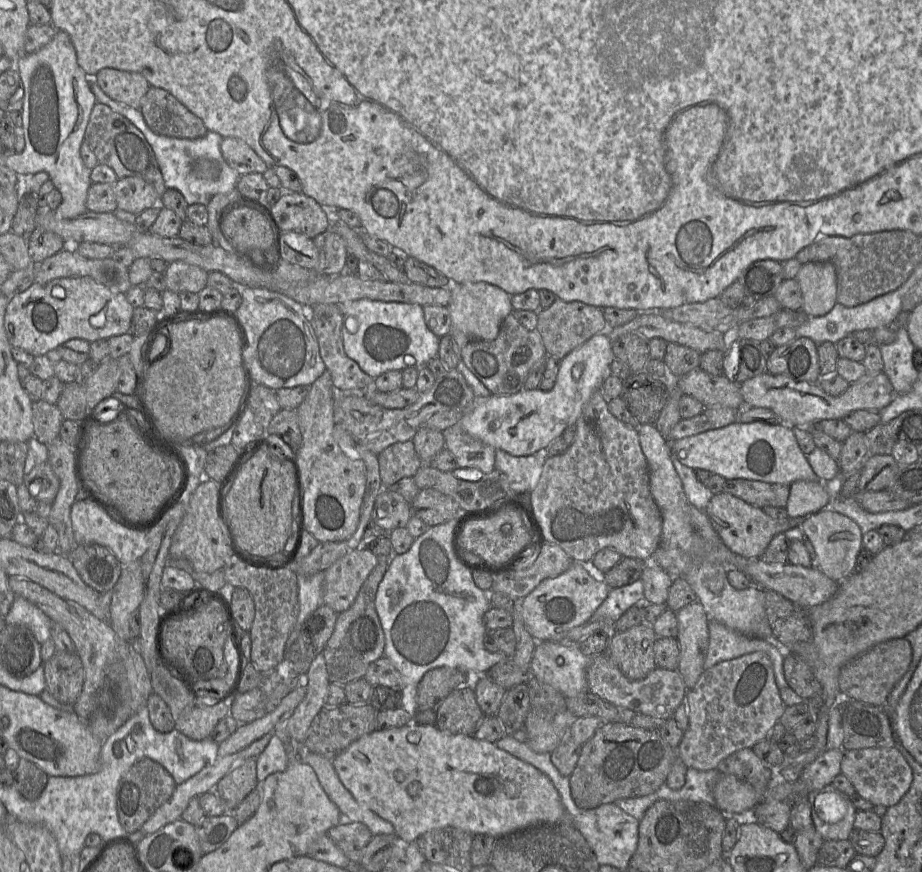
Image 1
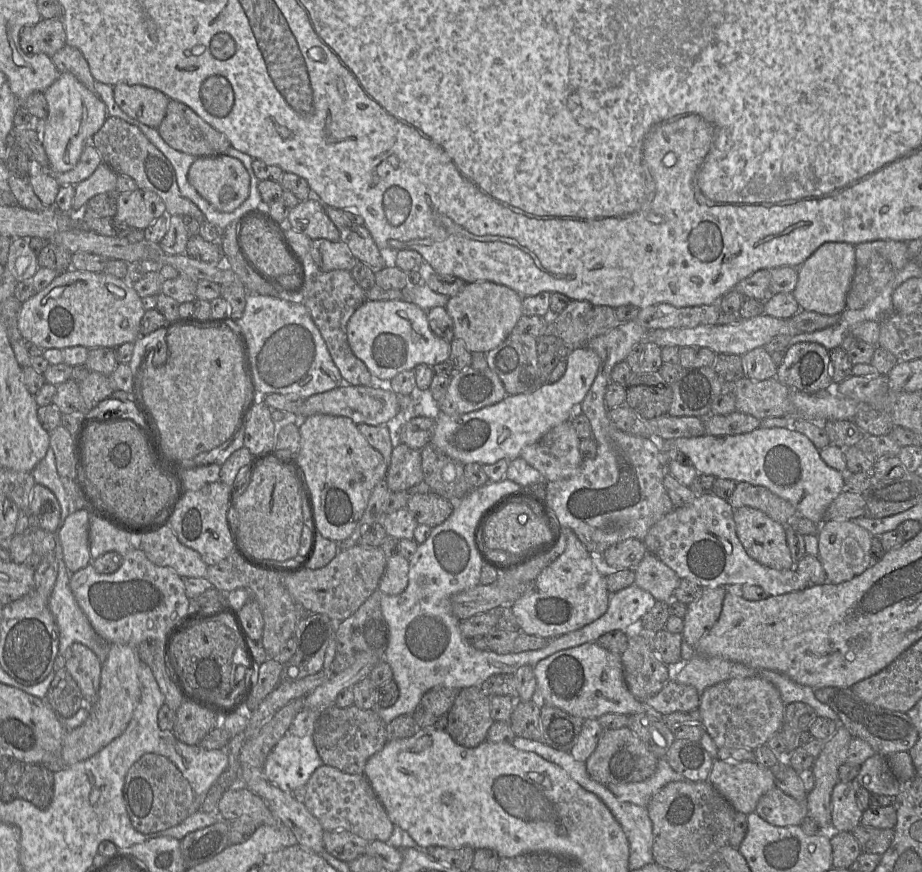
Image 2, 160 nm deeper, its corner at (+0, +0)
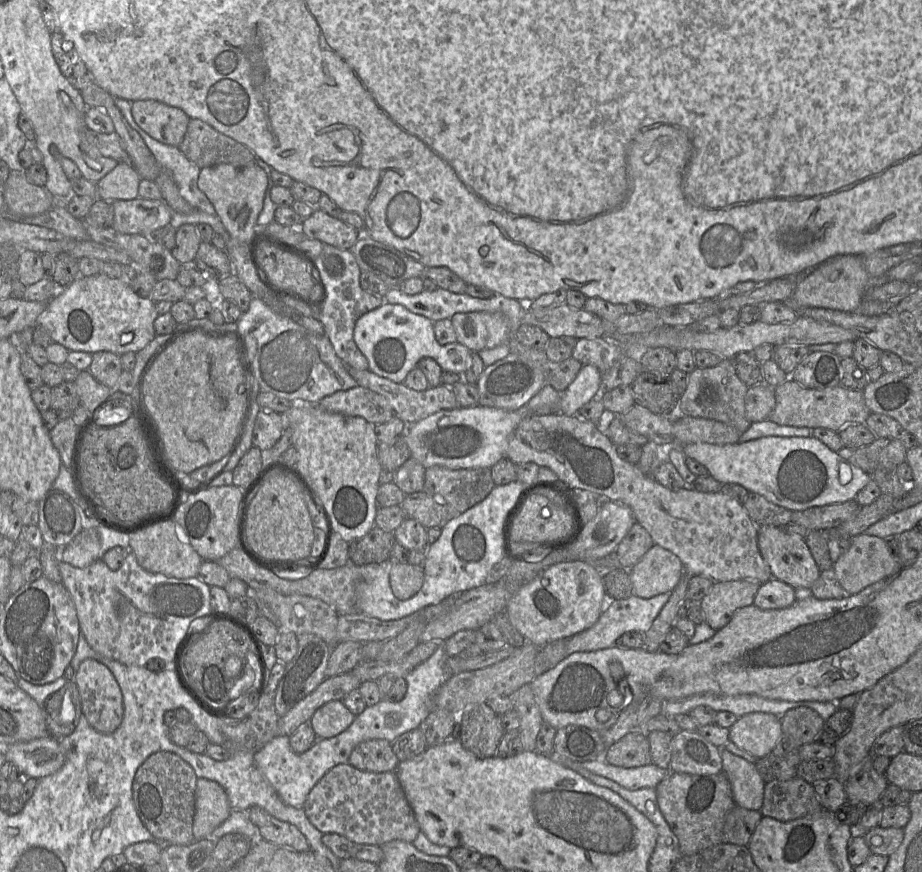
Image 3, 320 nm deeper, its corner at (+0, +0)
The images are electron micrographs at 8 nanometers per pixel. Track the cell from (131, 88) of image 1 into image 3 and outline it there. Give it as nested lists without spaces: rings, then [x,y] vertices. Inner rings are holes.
[[[154,99],[132,101],[131,112],[140,128],[154,139],[175,147],[182,142],[190,120],[183,110]]]

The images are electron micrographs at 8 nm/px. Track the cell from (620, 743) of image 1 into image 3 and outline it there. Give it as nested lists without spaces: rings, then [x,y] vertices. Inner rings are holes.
[[[630,731],[607,749],[606,761],[613,766],[623,768],[651,764],[652,758],[647,736],[639,731]]]

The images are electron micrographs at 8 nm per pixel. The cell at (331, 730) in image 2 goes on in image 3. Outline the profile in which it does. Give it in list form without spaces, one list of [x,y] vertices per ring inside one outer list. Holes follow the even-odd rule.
[[[372,739],[358,744],[351,752],[347,763],[362,771],[382,773],[395,771],[399,760],[389,741]]]

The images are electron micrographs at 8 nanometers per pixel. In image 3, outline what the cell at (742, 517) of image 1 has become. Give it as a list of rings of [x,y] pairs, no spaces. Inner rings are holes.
[[[772,525],[758,526],[758,546],[772,578],[792,586],[800,595],[809,591],[821,574],[805,539],[799,535],[788,534]]]

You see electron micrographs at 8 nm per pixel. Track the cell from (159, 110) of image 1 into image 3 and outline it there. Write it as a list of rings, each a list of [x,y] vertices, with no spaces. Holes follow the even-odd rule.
[[[190,118],[186,133],[178,148],[199,168],[218,164],[230,164],[241,168],[254,164],[257,158],[244,144],[195,118]]]

